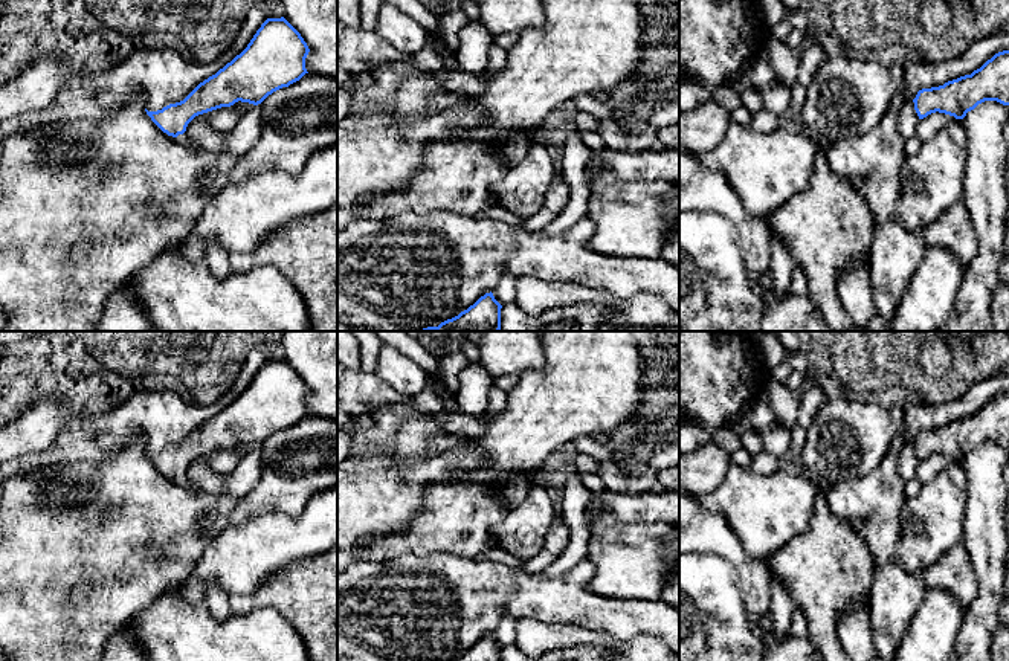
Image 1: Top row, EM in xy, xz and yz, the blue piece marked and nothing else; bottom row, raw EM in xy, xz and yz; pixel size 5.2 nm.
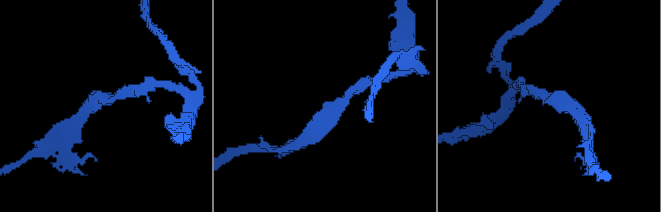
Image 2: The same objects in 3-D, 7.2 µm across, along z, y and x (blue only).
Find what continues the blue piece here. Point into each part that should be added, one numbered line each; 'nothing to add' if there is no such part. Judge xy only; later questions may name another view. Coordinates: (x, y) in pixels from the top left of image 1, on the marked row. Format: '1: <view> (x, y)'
1: xy (186, 139)

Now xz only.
nothing to add

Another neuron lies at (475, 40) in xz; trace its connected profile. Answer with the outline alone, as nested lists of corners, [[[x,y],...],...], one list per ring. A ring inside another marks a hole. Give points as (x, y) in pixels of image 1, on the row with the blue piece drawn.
[[[470,20],[459,29],[459,47],[455,58],[463,70],[481,75],[487,70],[488,49],[495,46],[495,37],[481,21]]]

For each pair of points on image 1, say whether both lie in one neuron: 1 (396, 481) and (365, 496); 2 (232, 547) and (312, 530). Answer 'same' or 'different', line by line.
1: same
2: same

